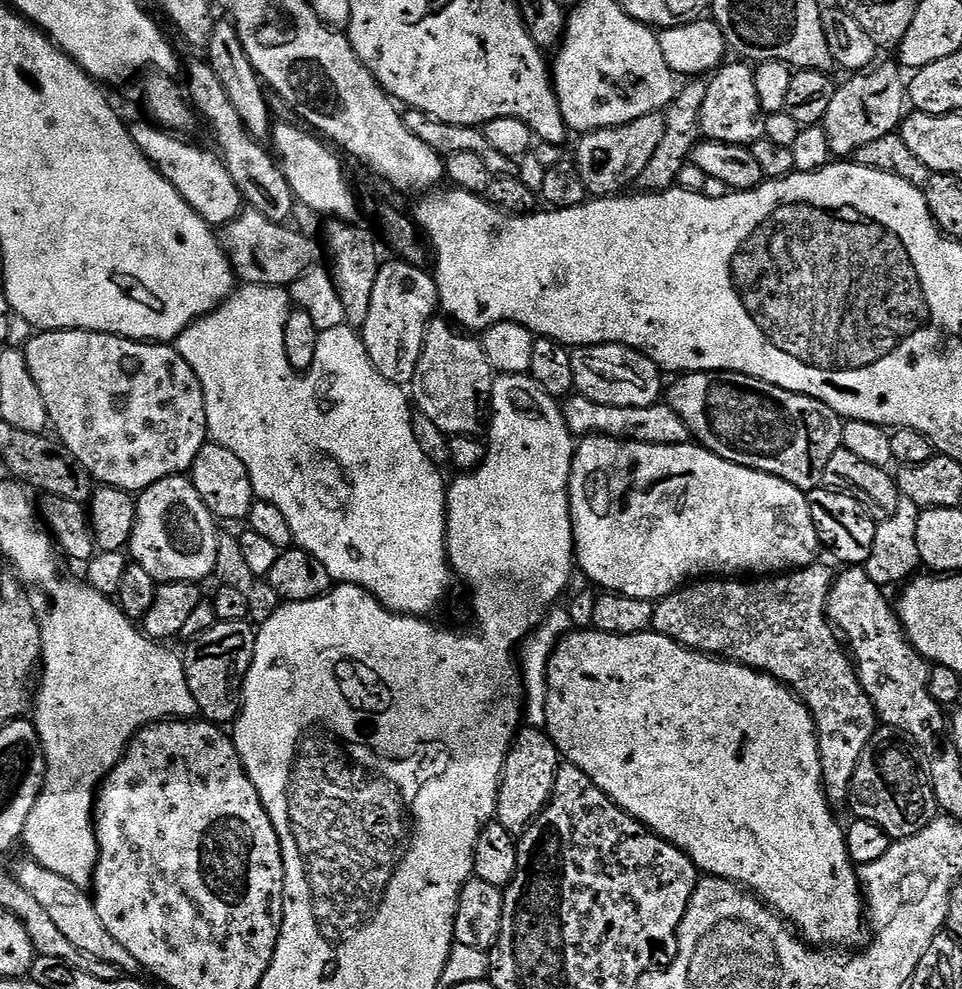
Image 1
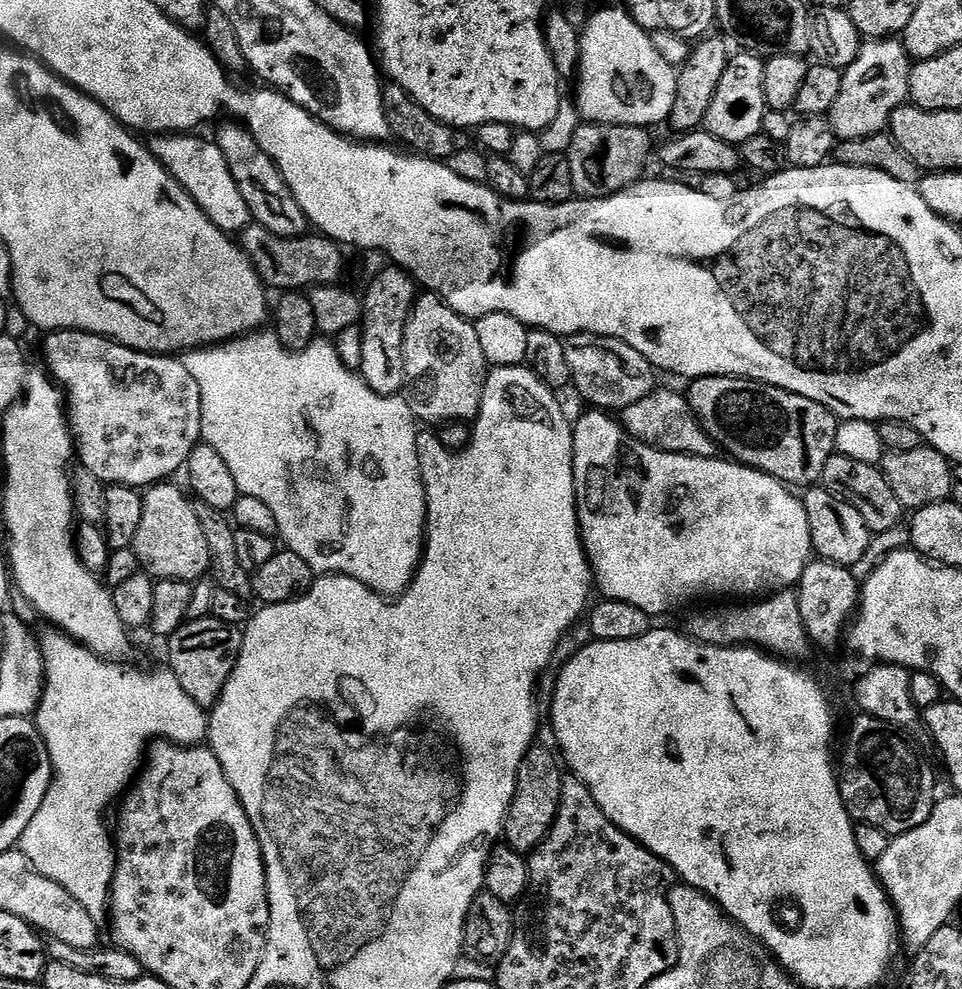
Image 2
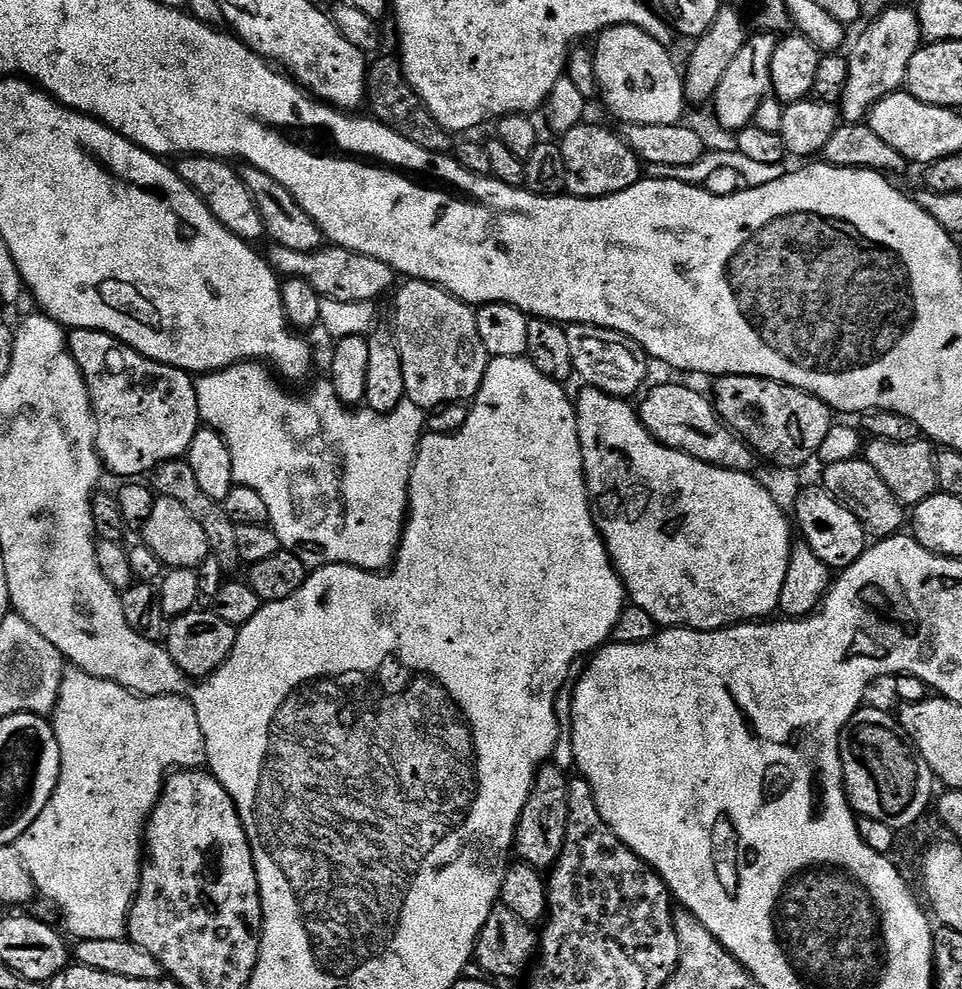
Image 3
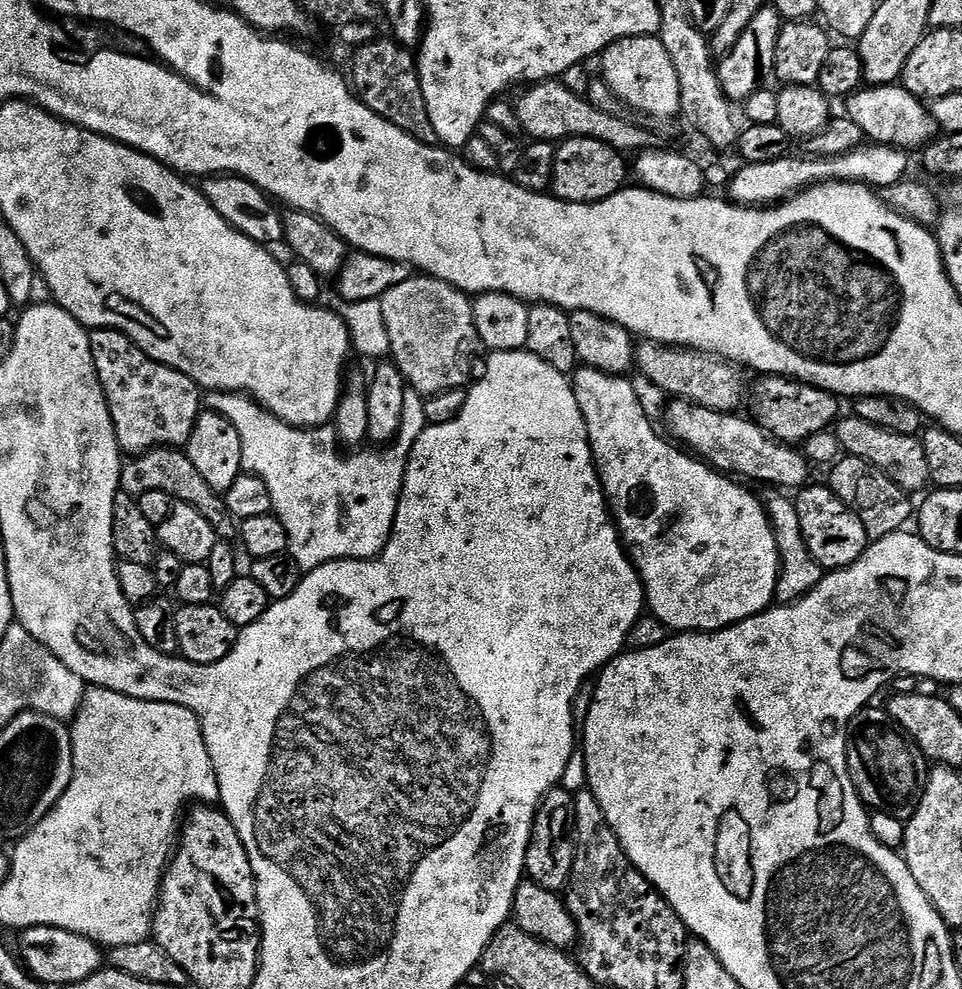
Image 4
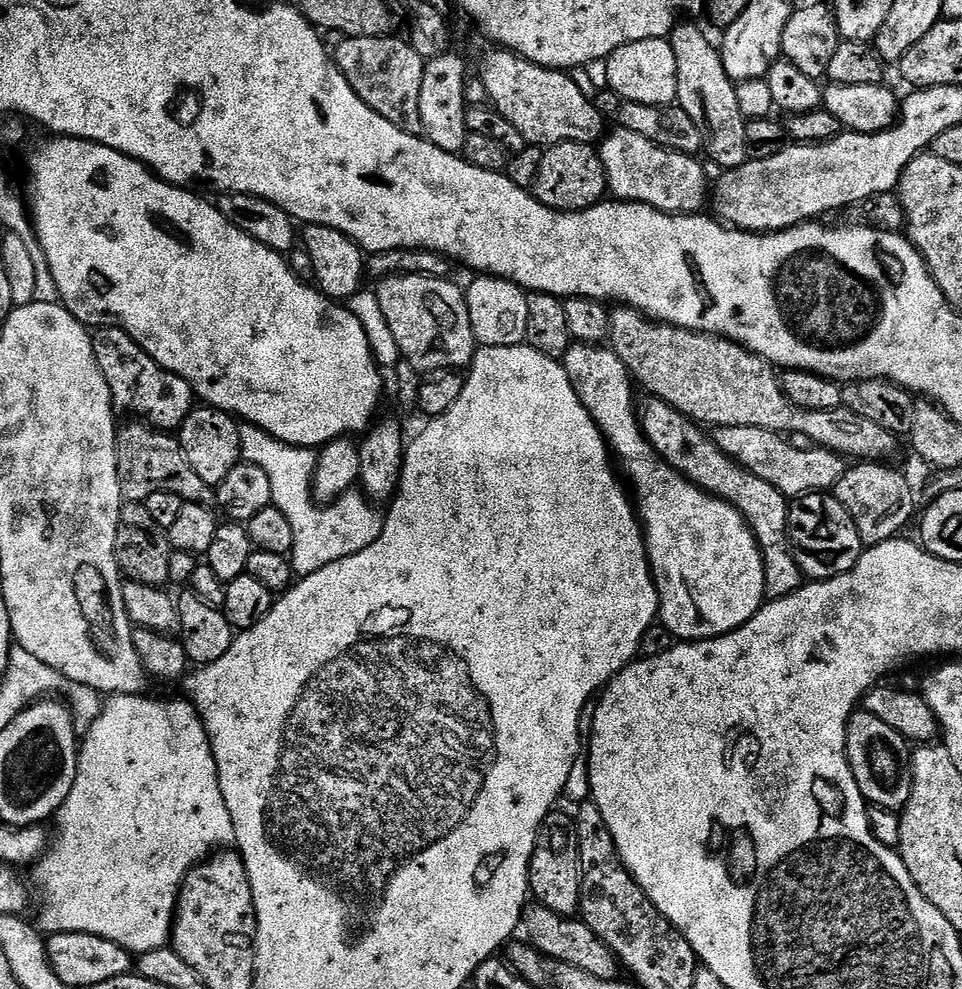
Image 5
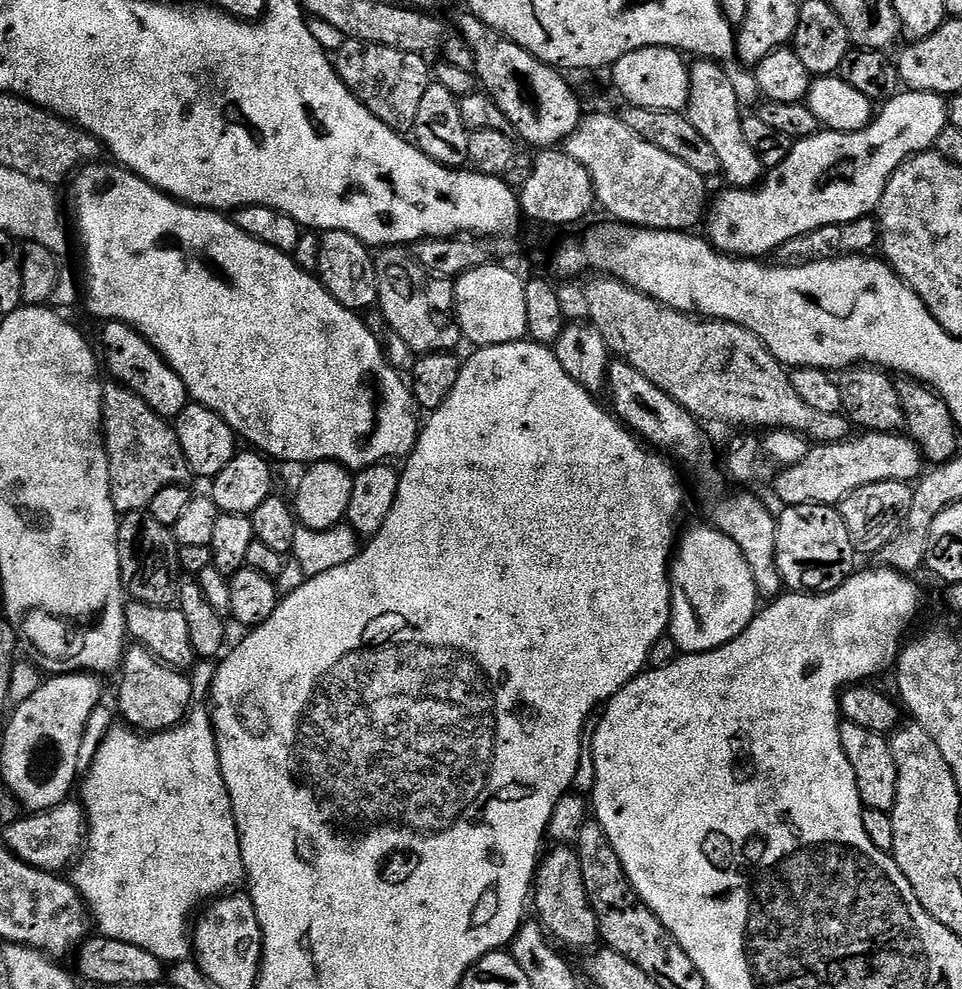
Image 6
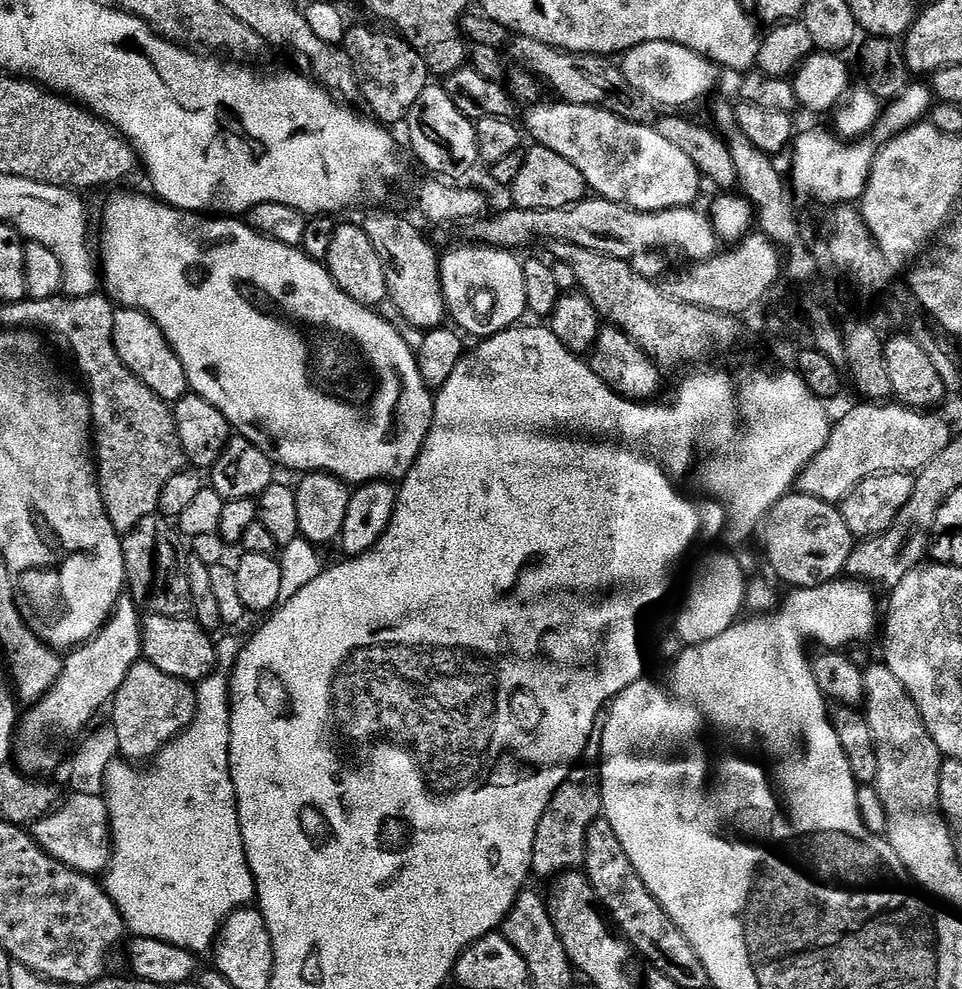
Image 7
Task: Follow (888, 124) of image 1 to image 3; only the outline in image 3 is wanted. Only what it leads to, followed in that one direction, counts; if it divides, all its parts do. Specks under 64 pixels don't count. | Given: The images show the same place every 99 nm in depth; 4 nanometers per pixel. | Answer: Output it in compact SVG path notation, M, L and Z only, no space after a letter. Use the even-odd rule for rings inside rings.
M908 6L886 10L869 24L872 25L857 38L852 52L847 53L850 78L838 108L849 124L861 123L882 98L905 87L904 79L910 58L914 58L922 40L917 13Z

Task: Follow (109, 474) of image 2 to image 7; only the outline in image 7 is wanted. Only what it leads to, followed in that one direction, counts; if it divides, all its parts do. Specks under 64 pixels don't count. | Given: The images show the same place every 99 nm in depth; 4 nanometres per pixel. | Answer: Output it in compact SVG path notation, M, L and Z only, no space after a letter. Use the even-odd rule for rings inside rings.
M116 308L114 314L114 350L118 358L122 358L124 365L130 369L135 376L158 398L175 402L182 397L189 395L188 379L186 370L182 370L182 362L178 354L166 342L162 330L144 312L139 312L137 308Z

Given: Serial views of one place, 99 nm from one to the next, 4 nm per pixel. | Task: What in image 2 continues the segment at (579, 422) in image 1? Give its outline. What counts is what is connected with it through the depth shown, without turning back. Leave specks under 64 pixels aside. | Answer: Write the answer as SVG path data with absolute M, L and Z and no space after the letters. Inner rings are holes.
M661 387L653 390L646 398L634 402L629 408L623 409L622 423L634 439L648 444L659 452L680 452L683 456L715 457L718 445L710 434L698 422L688 404L687 395L671 392ZM661 391L661 392L660 392Z

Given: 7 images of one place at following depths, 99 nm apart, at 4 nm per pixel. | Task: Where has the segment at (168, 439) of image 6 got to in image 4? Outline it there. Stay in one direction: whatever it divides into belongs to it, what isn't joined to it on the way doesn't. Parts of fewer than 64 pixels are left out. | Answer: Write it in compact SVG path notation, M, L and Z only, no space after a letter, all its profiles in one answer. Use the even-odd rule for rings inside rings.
M151 448L149 452L139 453L135 458L123 465L120 469L119 491L139 498L150 490L162 490L173 501L182 504L192 504L214 526L217 537L221 541L228 542L237 535L238 524L228 513L228 507L224 505L224 497L221 493L210 490L209 484L202 479L202 474L198 474L194 462L183 451L174 448Z

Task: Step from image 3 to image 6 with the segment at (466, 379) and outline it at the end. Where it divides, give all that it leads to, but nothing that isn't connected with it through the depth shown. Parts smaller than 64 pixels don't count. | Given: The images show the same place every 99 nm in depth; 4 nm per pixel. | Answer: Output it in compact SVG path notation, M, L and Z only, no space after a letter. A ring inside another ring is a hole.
M389 246L375 253L376 277L378 278L378 312L384 315L384 320L396 331L396 336L408 348L413 348L416 354L448 352L455 349L456 343L461 343L462 333L454 315L454 288L447 279L432 275L418 264L411 251L404 246Z

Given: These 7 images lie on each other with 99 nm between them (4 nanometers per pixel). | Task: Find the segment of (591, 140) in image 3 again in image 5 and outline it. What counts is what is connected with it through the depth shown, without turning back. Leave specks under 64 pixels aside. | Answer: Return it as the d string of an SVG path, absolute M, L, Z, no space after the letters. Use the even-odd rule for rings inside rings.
M562 142L551 145L545 151L534 185L534 195L538 203L553 208L555 212L581 212L601 203L607 192L608 179L599 151L593 145Z

